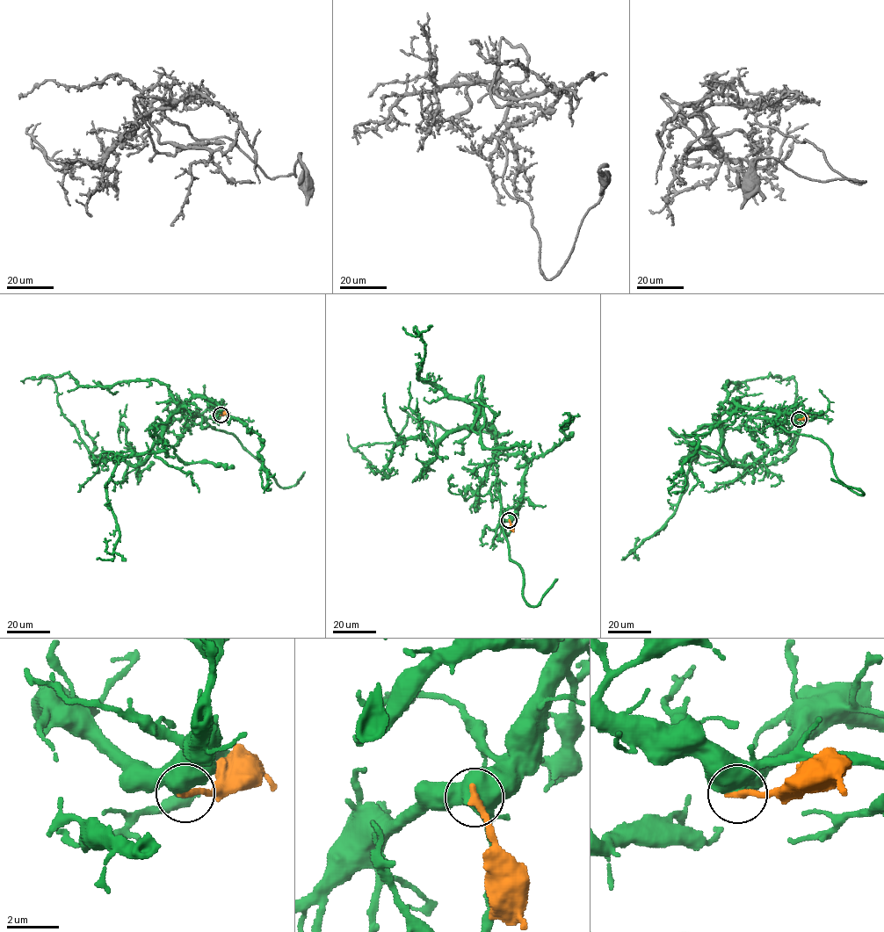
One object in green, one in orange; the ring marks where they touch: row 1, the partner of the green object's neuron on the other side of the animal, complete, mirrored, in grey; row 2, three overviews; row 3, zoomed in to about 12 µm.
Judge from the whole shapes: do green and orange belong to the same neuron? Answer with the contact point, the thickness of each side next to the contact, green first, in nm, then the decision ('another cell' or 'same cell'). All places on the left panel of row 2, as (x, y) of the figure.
at (220, 415); 750 nm thick on the green side, 300 nm on the other; another cell

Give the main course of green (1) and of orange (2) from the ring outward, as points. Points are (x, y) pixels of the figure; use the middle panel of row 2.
1: (510, 521), (526, 461), (499, 450), (485, 425), (453, 429), (434, 444), (408, 439), (374, 473), (358, 449)
2: (510, 521), (513, 531)

